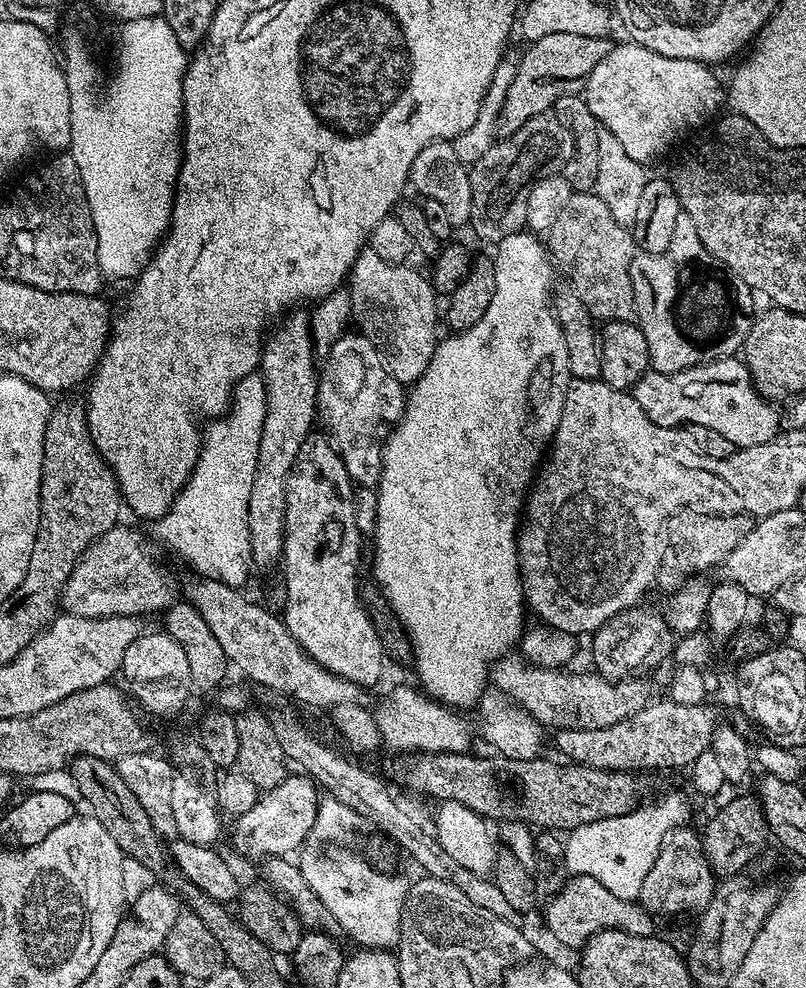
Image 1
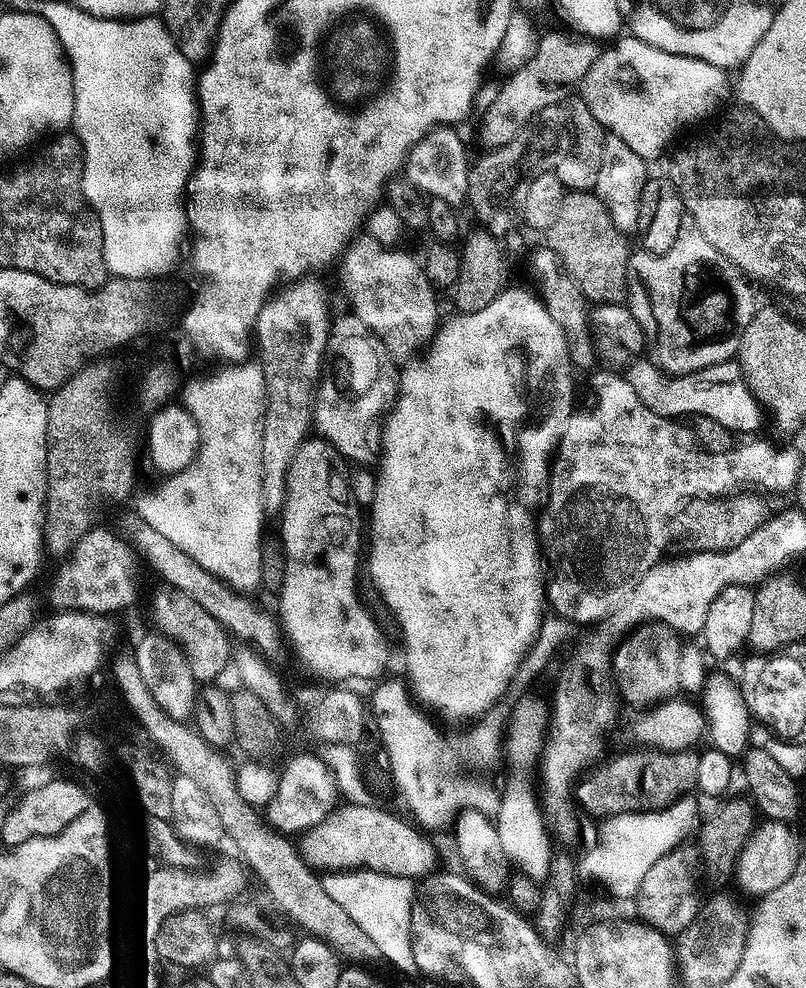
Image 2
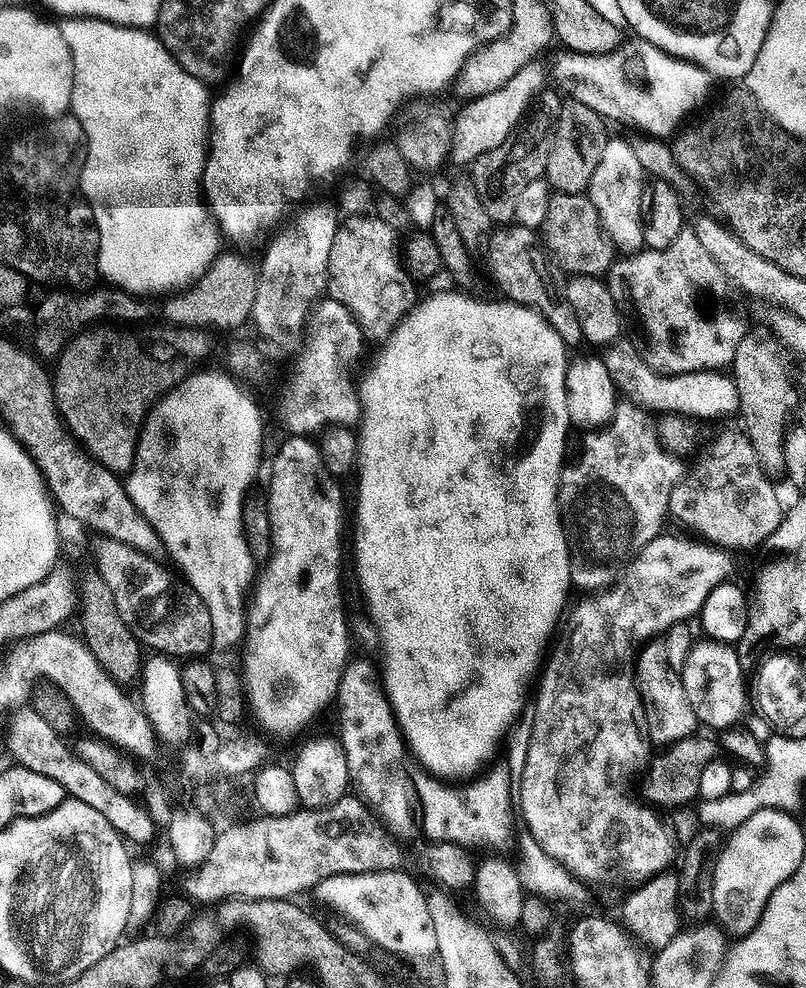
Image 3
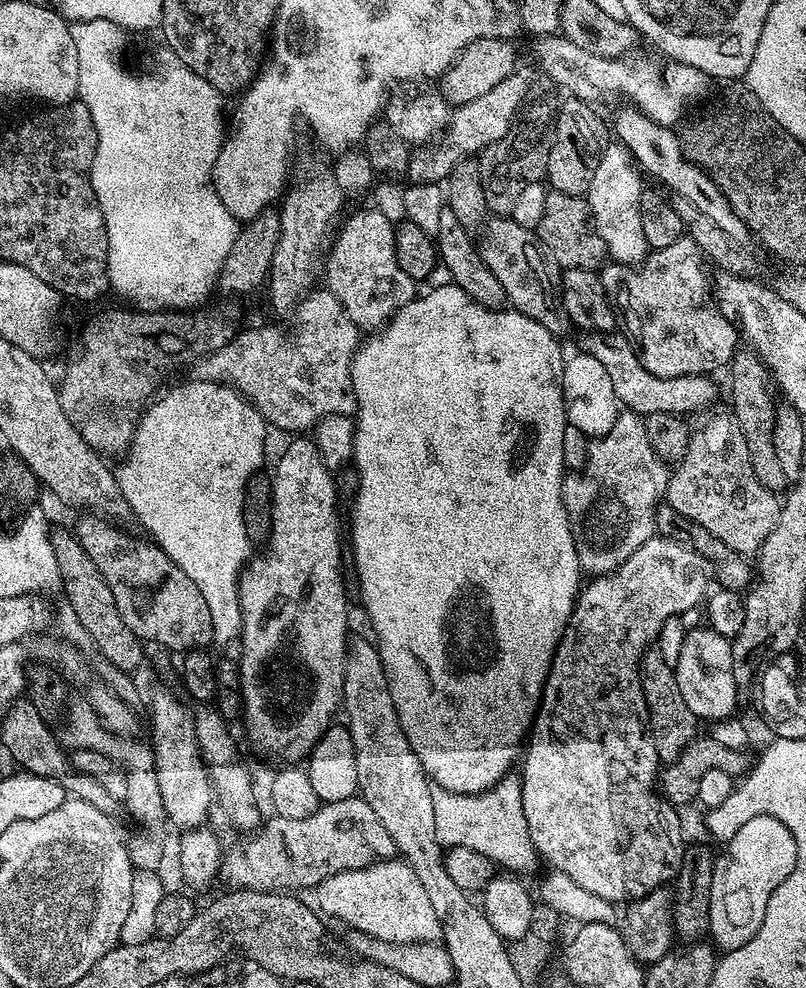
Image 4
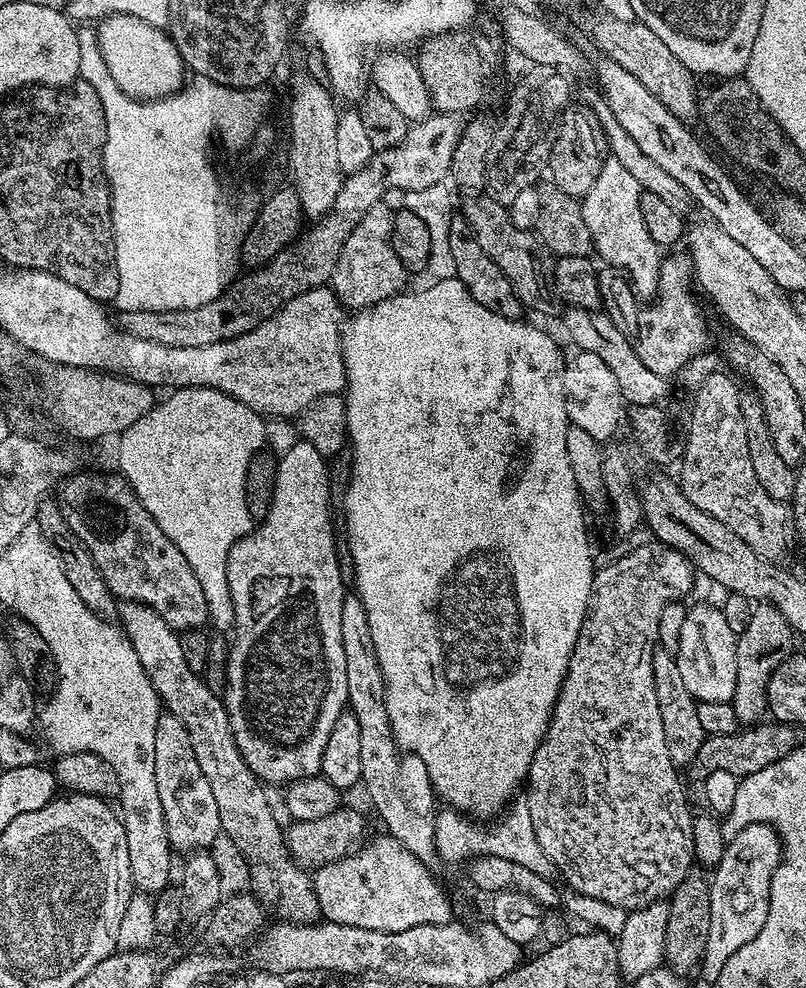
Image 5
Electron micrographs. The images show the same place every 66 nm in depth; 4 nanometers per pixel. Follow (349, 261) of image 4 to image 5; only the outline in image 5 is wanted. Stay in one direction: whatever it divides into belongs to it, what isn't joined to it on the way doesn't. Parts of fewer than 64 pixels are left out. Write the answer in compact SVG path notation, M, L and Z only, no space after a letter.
M383 202L370 206L366 218L354 226L354 234L350 234L350 238L346 238L346 246L342 246L342 254L338 258L338 266L334 266L330 287L345 309L372 308L405 291L404 283L410 280L410 274L402 262L398 262L398 254L394 254L392 213Z

